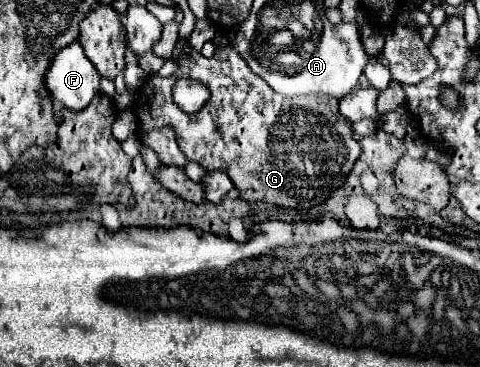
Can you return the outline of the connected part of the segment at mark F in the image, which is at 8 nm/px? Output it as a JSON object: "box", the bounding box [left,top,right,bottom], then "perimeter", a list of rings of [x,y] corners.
{"box":[45,41,99,111],"perimeter":[[[75,41],[53,57],[45,85],[55,101],[67,109],[81,111],[99,93],[99,79],[99,71],[87,59],[81,43]]]}

